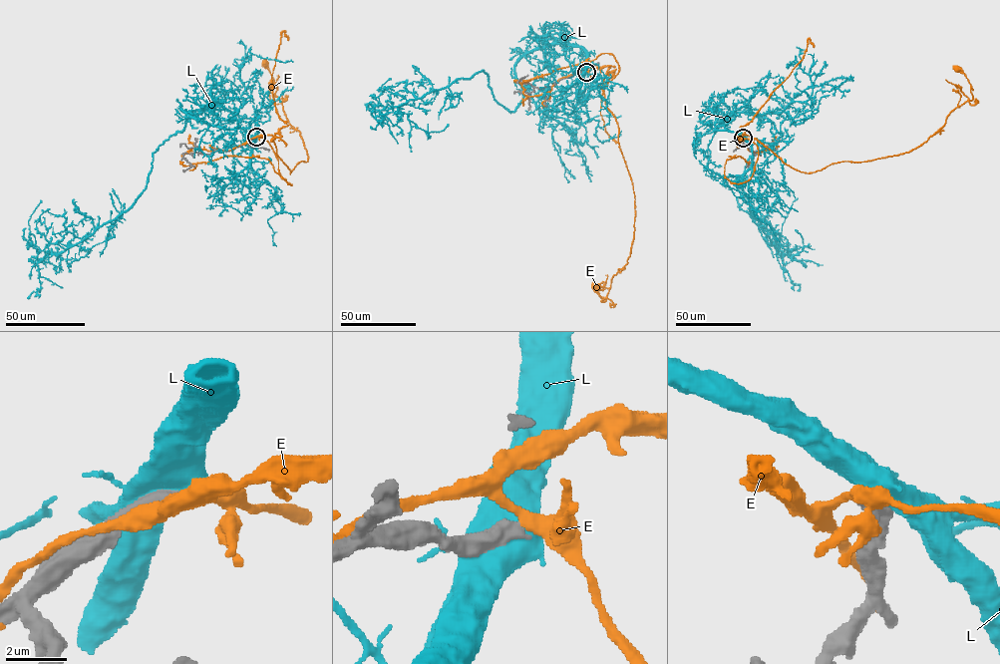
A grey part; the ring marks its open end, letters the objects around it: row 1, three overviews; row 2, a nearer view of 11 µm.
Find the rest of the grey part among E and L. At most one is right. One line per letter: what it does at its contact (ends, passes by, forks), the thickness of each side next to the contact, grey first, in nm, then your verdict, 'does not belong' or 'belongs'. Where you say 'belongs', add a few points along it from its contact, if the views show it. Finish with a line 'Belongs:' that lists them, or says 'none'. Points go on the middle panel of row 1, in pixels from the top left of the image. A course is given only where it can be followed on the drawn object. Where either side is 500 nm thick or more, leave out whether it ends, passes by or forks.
E: 500 nm thick on the grey side, 320 nm on the other; does not belong
L: 750 nm thick on the grey side, 700 nm on the other; does not belong
Belongs: none

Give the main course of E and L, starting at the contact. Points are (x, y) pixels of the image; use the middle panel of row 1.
E: (586, 72), (609, 66), (602, 91), (618, 128), (635, 196), (627, 262), (613, 276), (604, 302), (594, 285)
L: (585, 73), (581, 48), (533, 49), (514, 67), (513, 112), (482, 70), (376, 105), (382, 127)

